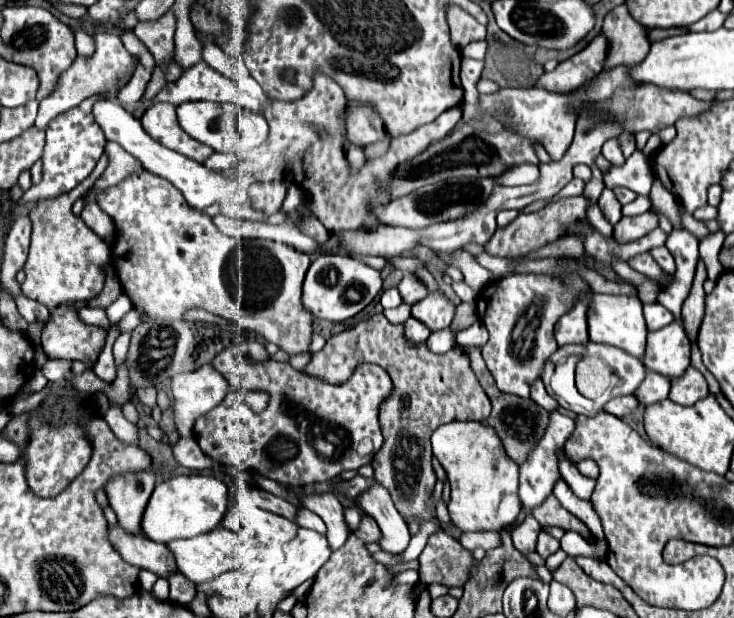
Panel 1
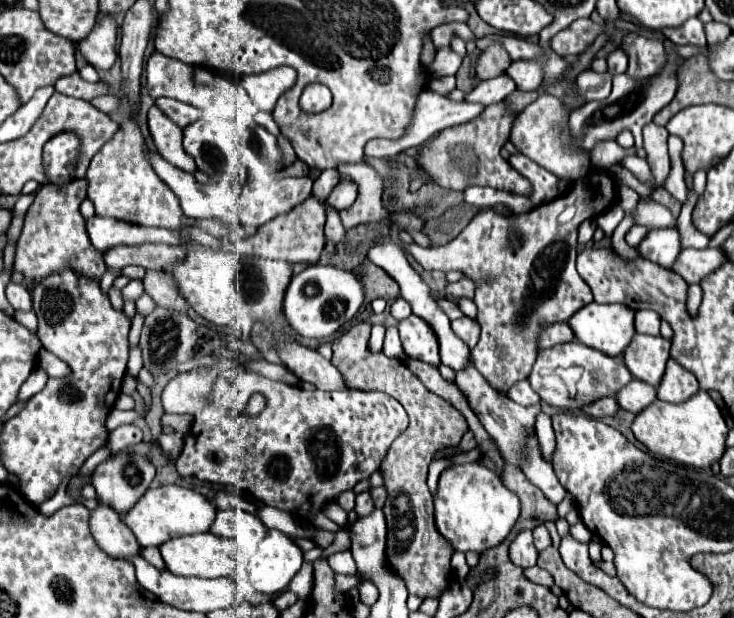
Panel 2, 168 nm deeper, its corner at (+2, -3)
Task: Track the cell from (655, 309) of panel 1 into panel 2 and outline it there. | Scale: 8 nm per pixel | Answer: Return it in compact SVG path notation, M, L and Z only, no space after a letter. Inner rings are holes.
M637 311L635 313L635 331L637 333L645 333L645 335L659 335L659 325L661 319L655 311Z

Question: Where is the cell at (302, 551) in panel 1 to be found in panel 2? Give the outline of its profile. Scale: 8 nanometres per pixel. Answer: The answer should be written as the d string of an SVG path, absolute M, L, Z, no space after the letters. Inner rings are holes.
M269 529L247 565L247 577L257 591L261 591L261 577L265 577L265 593L273 595L281 587L289 585L301 565L303 551L295 545L295 541L281 531Z

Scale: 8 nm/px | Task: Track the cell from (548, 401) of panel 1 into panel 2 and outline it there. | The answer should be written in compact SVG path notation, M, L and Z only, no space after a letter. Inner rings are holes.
M517 381L517 385L513 385L509 391L507 391L507 397L513 399L515 403L521 403L521 405L535 405L539 403L541 399L537 397L537 393L531 389L529 381Z

